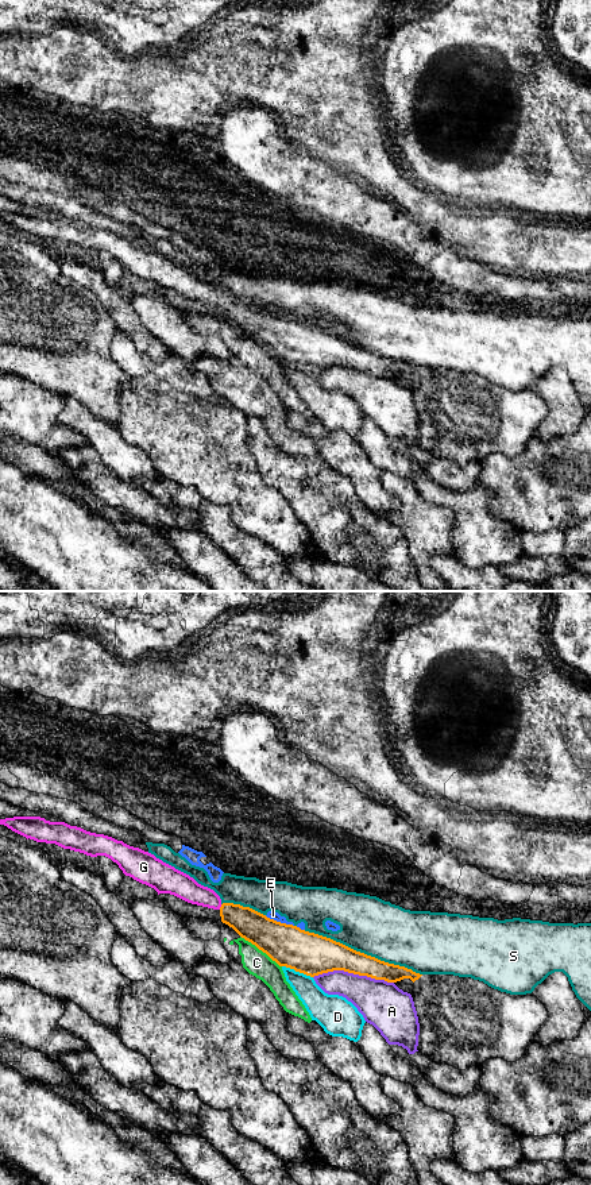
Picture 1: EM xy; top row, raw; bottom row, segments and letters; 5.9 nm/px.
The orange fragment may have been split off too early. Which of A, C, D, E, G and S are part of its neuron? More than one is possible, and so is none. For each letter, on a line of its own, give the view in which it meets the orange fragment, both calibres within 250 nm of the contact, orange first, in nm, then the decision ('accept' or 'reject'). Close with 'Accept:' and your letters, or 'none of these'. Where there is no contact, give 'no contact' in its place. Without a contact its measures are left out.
A: xy | 240/280 nm | reject
C: xy | 240/150 nm | reject
D: xy | 260/160 nm | reject
E: xy | 240/50 nm | reject
G: xy | 190/140 nm | accept
S: xy | 220/340 nm | reject
Accept: G

